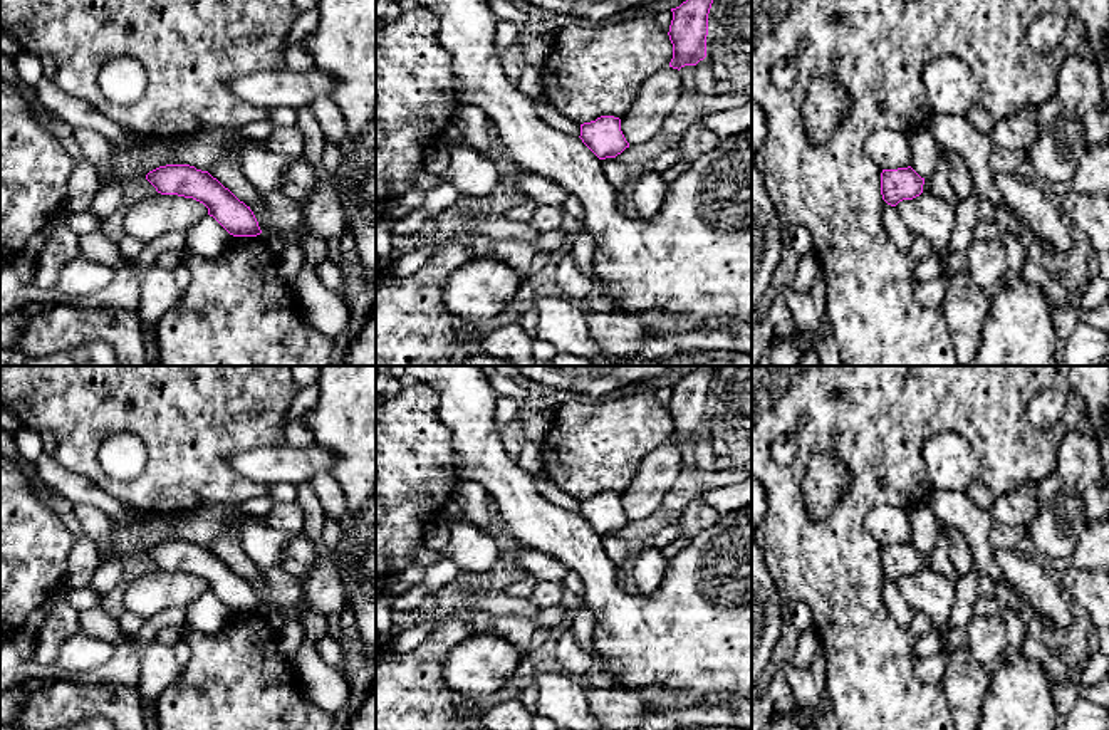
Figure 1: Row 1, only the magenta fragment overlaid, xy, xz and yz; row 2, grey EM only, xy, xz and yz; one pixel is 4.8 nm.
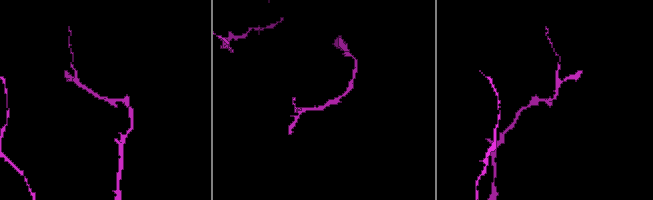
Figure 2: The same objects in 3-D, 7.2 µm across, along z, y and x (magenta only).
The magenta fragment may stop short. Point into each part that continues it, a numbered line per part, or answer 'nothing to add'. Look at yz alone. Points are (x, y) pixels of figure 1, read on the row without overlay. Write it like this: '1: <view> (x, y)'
nothing to add

